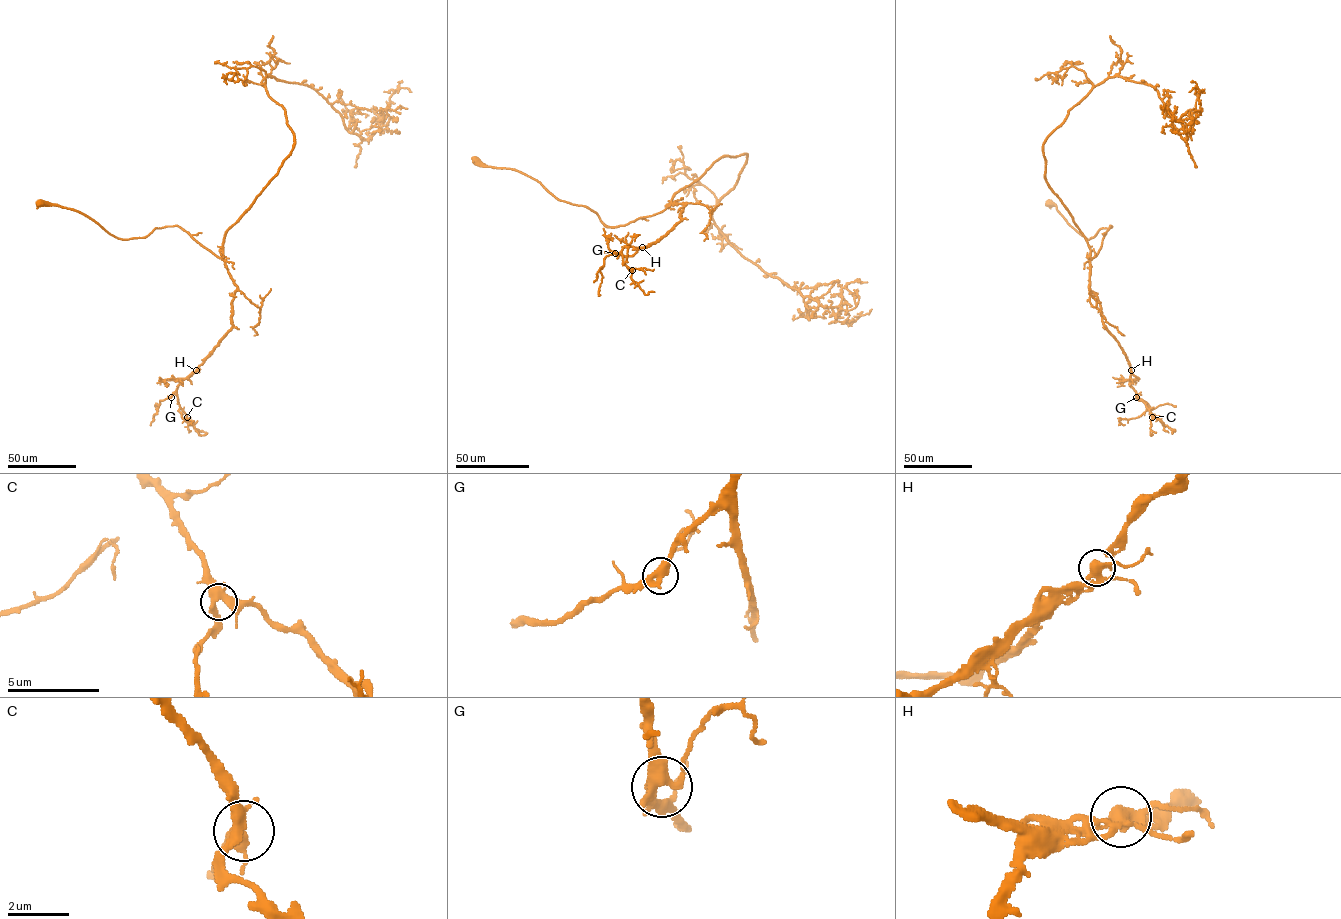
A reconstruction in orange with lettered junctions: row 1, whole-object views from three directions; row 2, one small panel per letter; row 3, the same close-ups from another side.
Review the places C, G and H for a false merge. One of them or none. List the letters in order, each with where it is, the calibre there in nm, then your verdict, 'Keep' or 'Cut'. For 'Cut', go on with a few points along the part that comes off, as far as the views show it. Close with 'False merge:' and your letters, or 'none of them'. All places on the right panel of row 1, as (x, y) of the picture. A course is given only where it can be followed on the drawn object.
C: Place: (1152, 417). Thickness 340 nm. Keep
G: Place: (1136, 397). Thickness 380 nm. Keep
H: Place: (1131, 370). Thickness 360 nm. Keep
False merge: none of them

